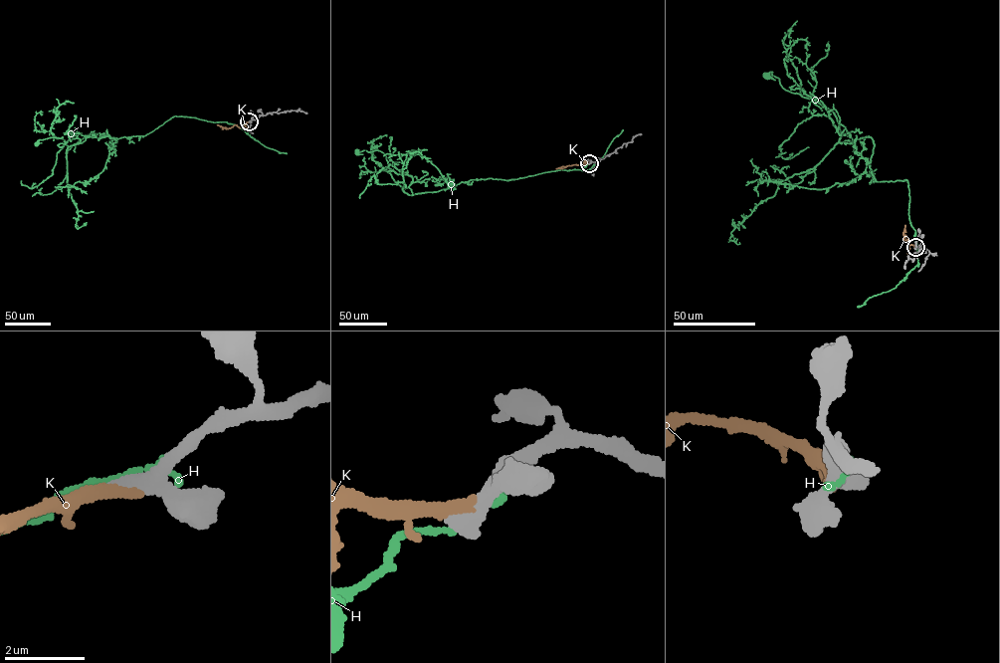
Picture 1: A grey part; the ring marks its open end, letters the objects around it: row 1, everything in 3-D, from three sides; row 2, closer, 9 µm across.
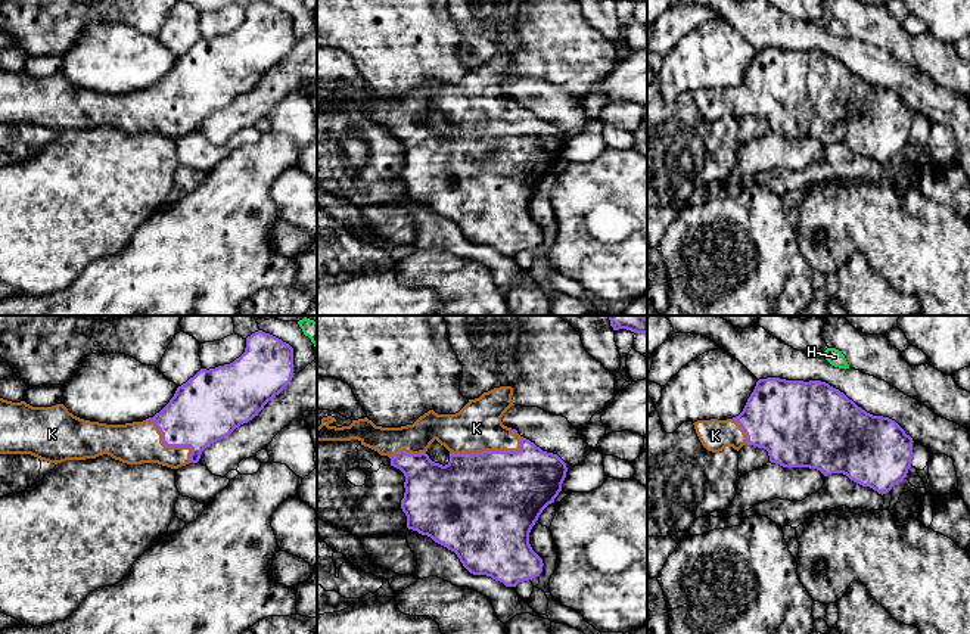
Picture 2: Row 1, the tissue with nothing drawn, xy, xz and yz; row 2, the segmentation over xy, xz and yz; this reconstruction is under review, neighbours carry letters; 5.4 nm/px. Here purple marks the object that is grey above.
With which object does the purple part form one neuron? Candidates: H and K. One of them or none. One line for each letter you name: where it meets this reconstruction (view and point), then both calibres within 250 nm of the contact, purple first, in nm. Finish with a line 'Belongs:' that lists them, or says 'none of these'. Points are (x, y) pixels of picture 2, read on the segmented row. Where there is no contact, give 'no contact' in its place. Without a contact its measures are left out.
K: xz (490, 451) | 500/260 nm
Belongs: K

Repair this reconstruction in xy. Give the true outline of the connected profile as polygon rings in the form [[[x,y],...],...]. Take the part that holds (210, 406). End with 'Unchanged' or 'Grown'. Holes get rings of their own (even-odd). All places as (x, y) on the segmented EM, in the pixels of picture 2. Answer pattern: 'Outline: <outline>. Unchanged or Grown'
Outline: [[[258,330],[246,338],[245,352],[239,358],[215,369],[200,369],[177,388],[174,397],[159,413],[143,422],[106,425],[80,419],[69,413],[63,404],[32,407],[25,401],[12,403],[0,398],[0,454],[31,454],[55,464],[108,454],[127,464],[158,463],[178,469],[189,463],[198,463],[208,445],[228,436],[236,428],[258,416],[264,405],[287,386],[293,375],[293,348],[282,339]]]. Grown

